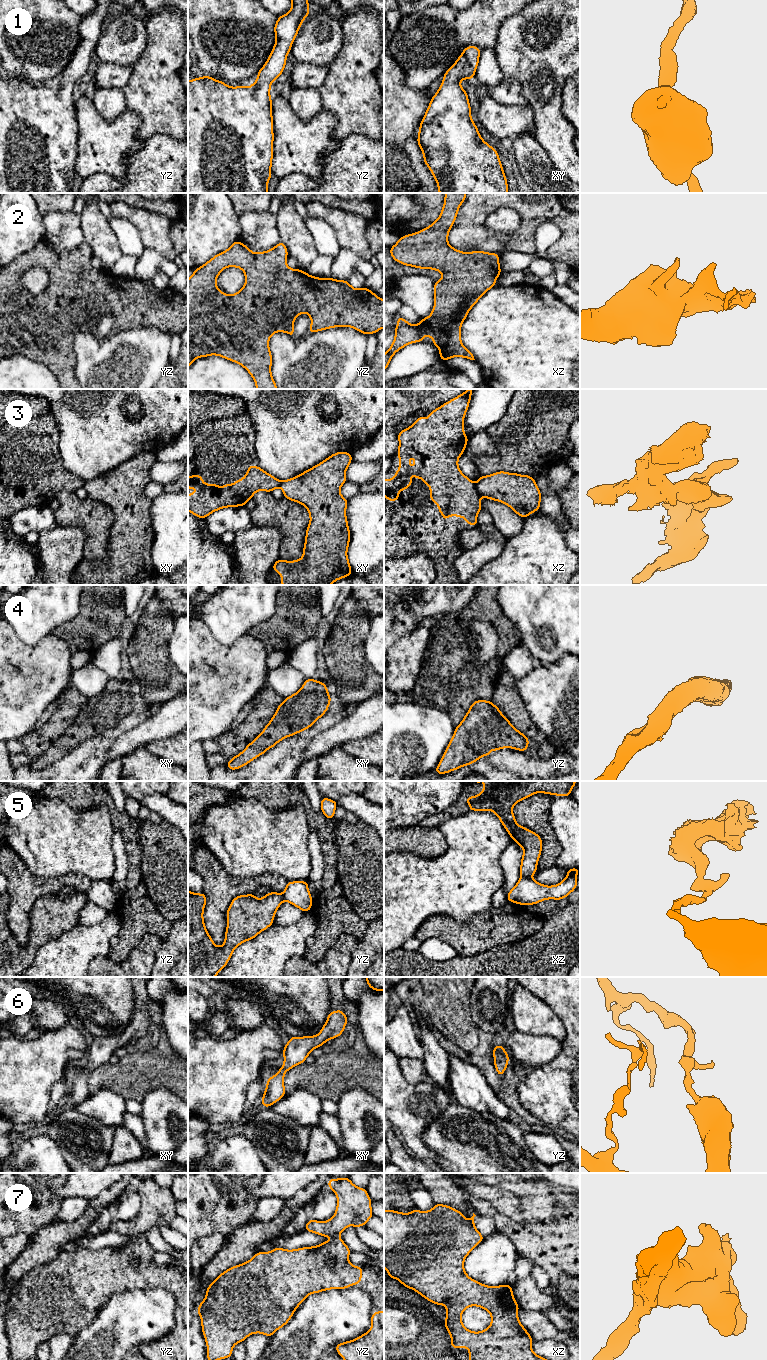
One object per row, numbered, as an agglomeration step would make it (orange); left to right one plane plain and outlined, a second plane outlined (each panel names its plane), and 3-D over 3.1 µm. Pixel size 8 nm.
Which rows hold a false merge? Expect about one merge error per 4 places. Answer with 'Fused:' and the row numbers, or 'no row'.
Fused: 3, 5

